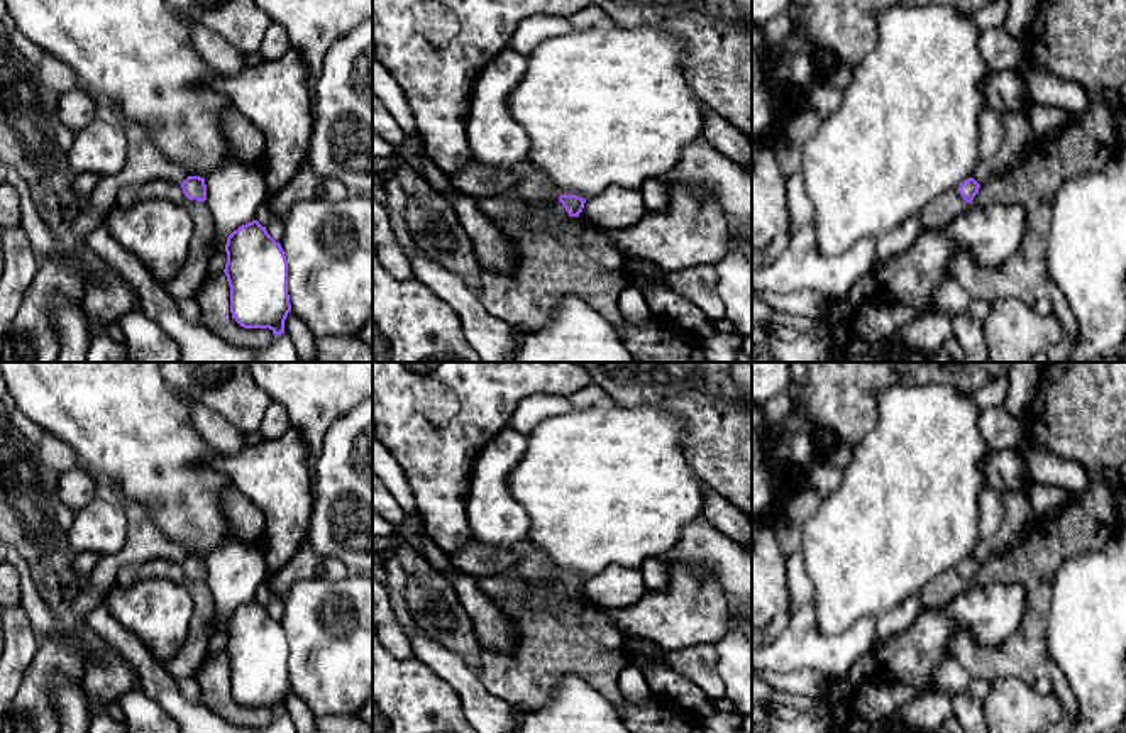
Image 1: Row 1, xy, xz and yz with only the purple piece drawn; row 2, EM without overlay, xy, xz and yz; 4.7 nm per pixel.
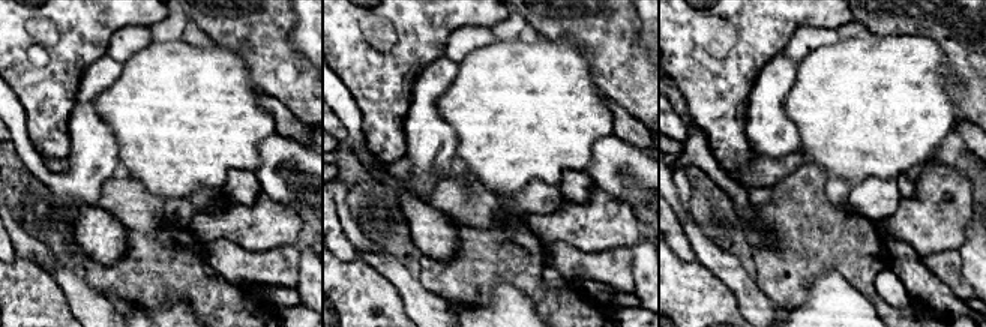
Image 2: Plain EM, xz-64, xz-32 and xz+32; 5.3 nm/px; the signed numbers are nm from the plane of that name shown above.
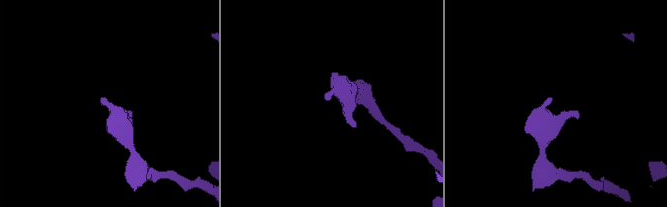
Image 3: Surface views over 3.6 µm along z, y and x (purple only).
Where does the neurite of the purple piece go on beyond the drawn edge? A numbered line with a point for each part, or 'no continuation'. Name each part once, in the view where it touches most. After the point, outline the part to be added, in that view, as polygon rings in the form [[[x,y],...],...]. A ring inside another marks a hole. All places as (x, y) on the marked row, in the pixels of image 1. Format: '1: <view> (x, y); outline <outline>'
no continuation

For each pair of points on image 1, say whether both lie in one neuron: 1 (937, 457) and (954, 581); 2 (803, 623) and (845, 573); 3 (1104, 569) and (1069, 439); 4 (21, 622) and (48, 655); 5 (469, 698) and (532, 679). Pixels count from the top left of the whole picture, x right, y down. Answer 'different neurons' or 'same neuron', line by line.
1: different neurons
2: different neurons
3: different neurons
4: different neurons
5: different neurons

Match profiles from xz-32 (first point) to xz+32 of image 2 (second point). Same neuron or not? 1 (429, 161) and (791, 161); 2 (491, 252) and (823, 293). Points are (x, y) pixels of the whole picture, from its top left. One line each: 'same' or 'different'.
1: different
2: different

